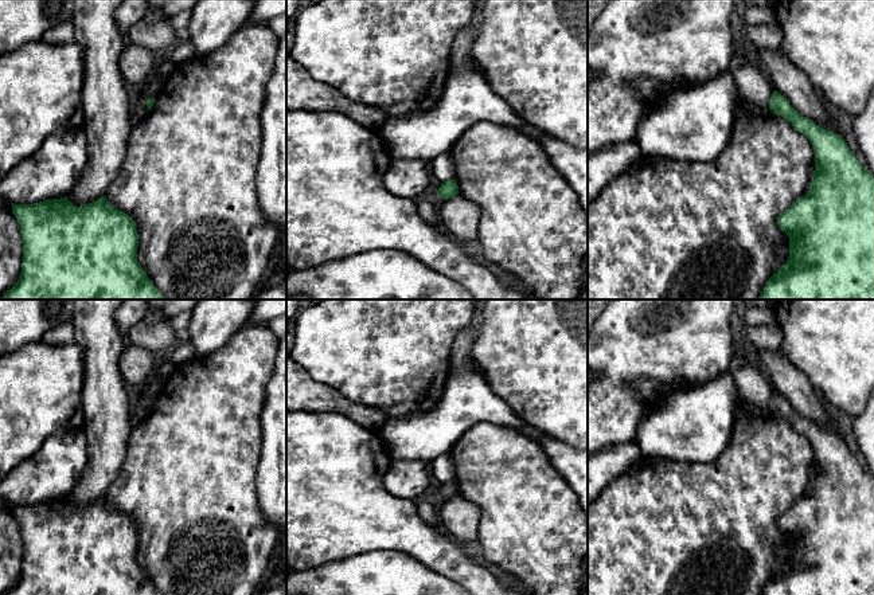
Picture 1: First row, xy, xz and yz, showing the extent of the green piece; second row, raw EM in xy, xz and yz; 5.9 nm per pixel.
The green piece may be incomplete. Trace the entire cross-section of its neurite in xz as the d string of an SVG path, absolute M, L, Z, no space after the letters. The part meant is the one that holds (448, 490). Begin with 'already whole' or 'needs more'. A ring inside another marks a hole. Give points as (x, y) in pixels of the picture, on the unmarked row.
already whole; M449 481L441 485L437 494L441 496L442 501L448 501L459 494L459 488L456 481Z

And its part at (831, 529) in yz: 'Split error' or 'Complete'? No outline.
Complete

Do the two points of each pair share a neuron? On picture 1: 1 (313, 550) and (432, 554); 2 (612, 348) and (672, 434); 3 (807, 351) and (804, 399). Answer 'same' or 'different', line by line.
1: same
2: different
3: different

